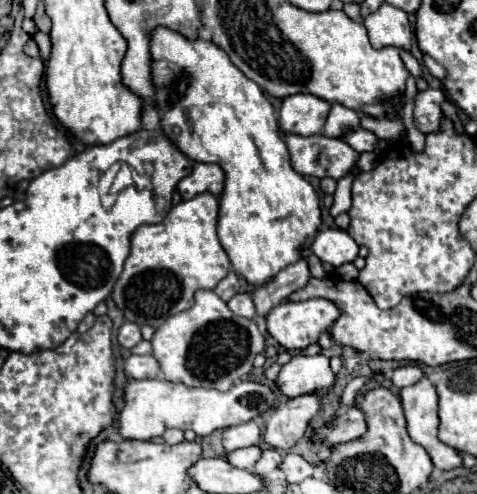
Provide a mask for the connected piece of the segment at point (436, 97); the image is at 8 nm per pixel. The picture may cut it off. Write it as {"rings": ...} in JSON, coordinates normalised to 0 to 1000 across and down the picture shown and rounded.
{"rings":[[[897,178],[889,186],[872,186],[872,198],[868,198],[868,251],[881,267],[901,271],[901,267],[922,263],[922,239],[927,239],[922,206],[927,202],[931,202],[927,182]]]}

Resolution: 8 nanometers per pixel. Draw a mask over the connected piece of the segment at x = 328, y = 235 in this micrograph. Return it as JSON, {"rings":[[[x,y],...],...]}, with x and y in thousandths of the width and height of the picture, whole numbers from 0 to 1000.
{"rings":[[[713,462],[667,470],[662,486],[654,490],[654,506],[675,530],[700,543],[738,530],[751,518],[751,494],[734,482],[730,470]]]}

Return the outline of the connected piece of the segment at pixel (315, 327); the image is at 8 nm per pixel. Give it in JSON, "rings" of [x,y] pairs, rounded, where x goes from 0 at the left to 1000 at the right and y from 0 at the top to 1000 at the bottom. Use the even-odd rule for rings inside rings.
{"rings":[[[658,603],[658,607],[637,607],[637,611],[595,611],[570,623],[558,640],[558,668],[595,700],[600,709],[633,709],[646,696],[662,696],[667,680],[692,664],[692,656],[709,644],[709,623],[700,611],[679,607],[679,603]]]}

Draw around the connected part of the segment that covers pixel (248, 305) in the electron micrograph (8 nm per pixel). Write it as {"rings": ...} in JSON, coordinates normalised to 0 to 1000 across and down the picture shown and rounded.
{"rings":[[[495,595],[482,611],[478,623],[495,636],[495,640],[512,640],[512,644],[532,644],[537,628],[528,615],[528,603],[520,595]]]}

